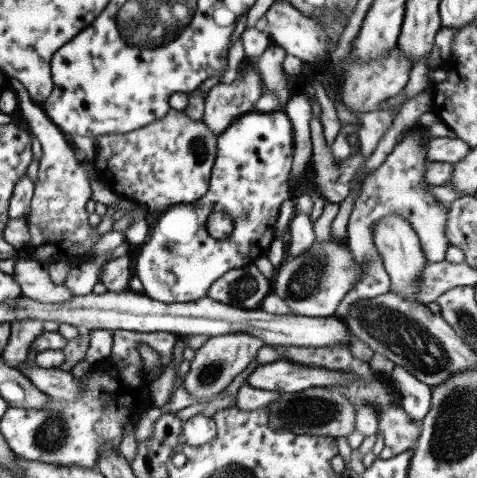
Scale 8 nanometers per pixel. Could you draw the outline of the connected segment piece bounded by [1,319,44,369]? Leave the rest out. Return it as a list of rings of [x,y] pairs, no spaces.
[[[41,320],[21,321],[11,324],[11,334],[1,356],[8,366],[16,369],[28,358],[30,343],[44,331]]]

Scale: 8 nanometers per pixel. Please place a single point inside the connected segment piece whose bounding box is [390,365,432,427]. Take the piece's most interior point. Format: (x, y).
(415, 396)

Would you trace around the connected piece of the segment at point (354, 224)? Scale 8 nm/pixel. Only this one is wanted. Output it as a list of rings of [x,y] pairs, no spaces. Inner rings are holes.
[[[415,128],[406,130],[382,165],[376,168],[374,172],[367,175],[365,180],[362,180],[360,194],[354,202],[352,213],[349,217],[346,240],[347,245],[352,251],[354,260],[365,262],[365,272],[363,272],[363,277],[355,284],[355,287],[340,301],[340,304],[335,309],[334,316],[336,316],[336,318],[344,319],[349,308],[355,302],[361,301],[362,299],[374,298],[375,296],[387,293],[391,290],[391,278],[389,274],[382,269],[382,260],[377,256],[372,234],[373,224],[383,216],[400,215],[408,220],[419,236],[421,249],[428,263],[442,262],[445,260],[448,247],[450,246],[450,242],[448,242],[446,237],[447,212],[449,207],[442,201],[438,201],[438,199],[430,193],[430,189],[428,189],[430,185],[426,183],[426,179],[423,177],[426,163],[432,161],[427,160],[427,156],[425,156],[426,141],[424,134],[419,134],[418,130],[415,130]]]

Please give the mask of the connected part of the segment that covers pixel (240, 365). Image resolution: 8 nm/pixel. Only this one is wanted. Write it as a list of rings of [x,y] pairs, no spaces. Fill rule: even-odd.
[[[236,332],[236,334],[224,334],[223,336],[210,337],[206,343],[196,351],[194,359],[191,361],[191,367],[183,380],[183,385],[188,392],[197,396],[204,405],[208,404],[208,399],[215,394],[222,392],[228,384],[242,374],[248,364],[256,359],[258,350],[265,345],[265,342],[256,335]]]

